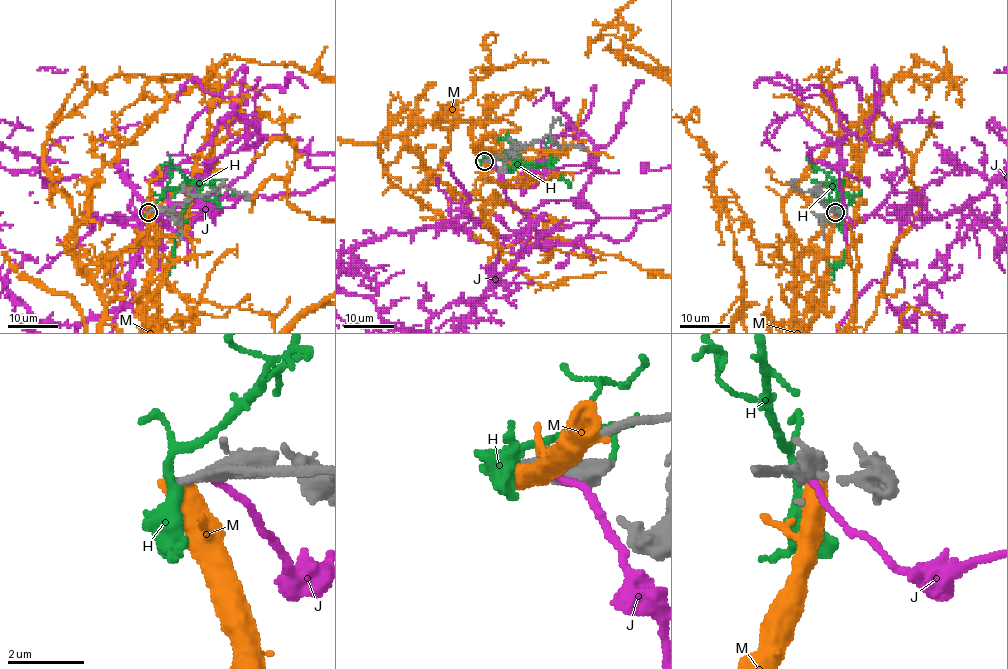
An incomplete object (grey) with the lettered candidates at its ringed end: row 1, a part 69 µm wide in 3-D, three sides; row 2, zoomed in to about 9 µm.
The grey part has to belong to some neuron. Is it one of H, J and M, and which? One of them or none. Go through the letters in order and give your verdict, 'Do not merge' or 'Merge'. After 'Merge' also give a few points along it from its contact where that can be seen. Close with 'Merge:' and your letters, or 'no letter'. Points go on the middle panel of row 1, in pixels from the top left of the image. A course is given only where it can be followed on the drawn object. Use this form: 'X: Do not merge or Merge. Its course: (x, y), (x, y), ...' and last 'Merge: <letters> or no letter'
H: Do not merge
J: Do not merge
M: Do not merge
Merge: no letter

